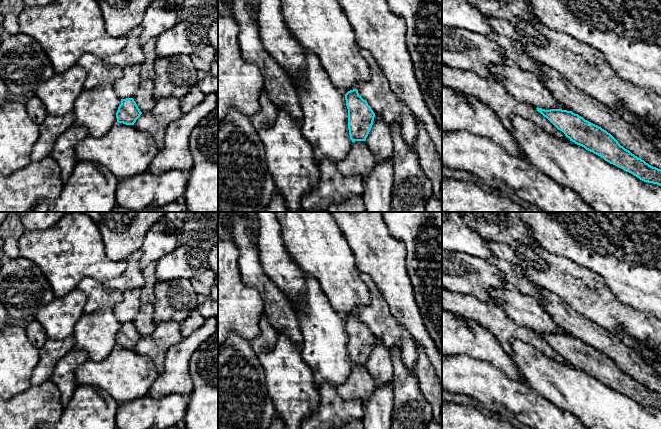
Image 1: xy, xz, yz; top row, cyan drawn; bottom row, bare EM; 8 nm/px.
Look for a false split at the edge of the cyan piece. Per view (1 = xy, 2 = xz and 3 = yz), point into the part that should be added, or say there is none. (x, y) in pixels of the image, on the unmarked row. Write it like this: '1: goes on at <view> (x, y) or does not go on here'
1: does not go on here
2: does not go on here
3: does not go on here

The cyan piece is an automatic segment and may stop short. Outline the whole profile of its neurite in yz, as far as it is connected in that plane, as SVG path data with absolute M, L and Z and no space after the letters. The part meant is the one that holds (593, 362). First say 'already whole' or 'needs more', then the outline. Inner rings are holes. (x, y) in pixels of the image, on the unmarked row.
already whole | M536 332L570 365L600 380L605 385L648 407L661 410L661 393L653 391L621 370L606 354L572 335Z

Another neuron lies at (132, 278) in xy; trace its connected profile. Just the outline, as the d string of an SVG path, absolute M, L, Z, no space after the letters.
M141 250L131 253L126 259L127 268L124 273L117 278L105 281L104 288L108 291L117 290L122 293L129 289L141 289L145 284L142 269L139 266L141 256Z

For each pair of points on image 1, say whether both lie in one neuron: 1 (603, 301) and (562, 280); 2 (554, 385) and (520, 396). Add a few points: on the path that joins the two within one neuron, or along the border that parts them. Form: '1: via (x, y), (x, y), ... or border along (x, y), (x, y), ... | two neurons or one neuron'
1: via (593, 300), (572, 283) | one neuron
2: border along (523, 382), (533, 391), (554, 404) | two neurons

